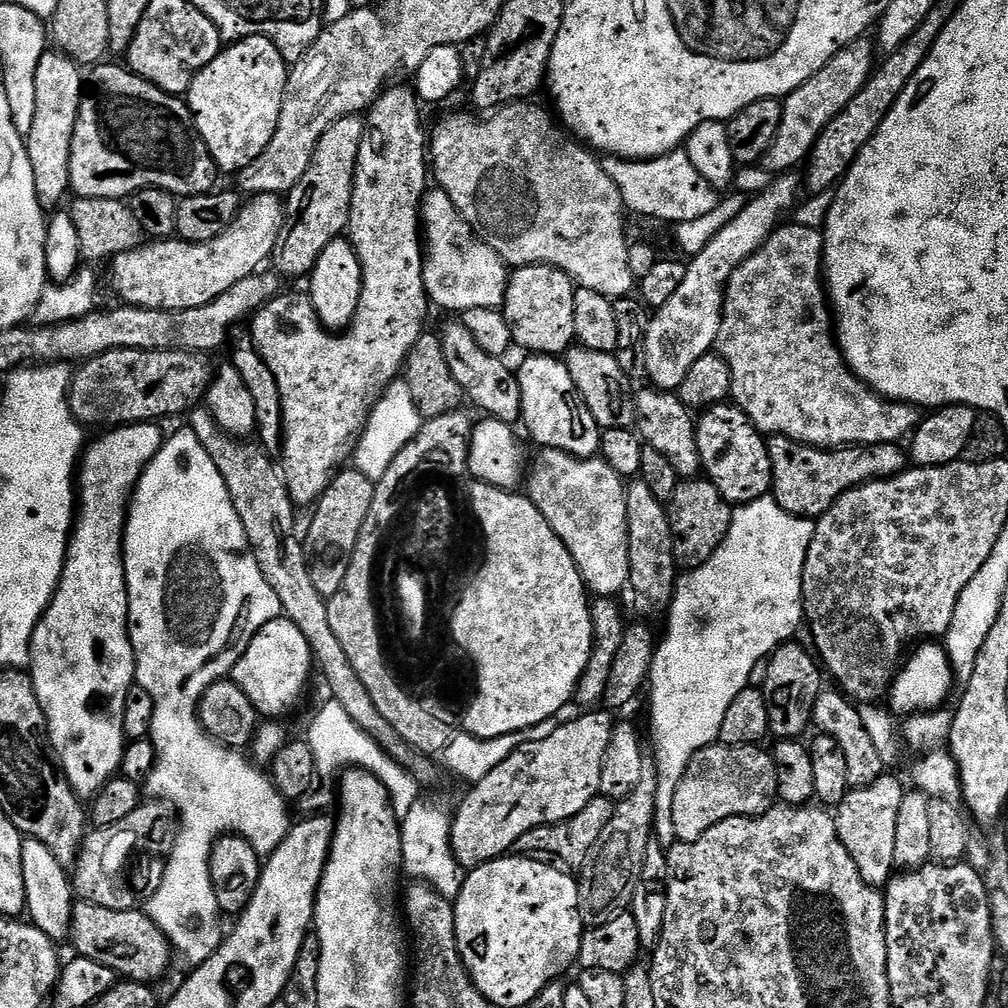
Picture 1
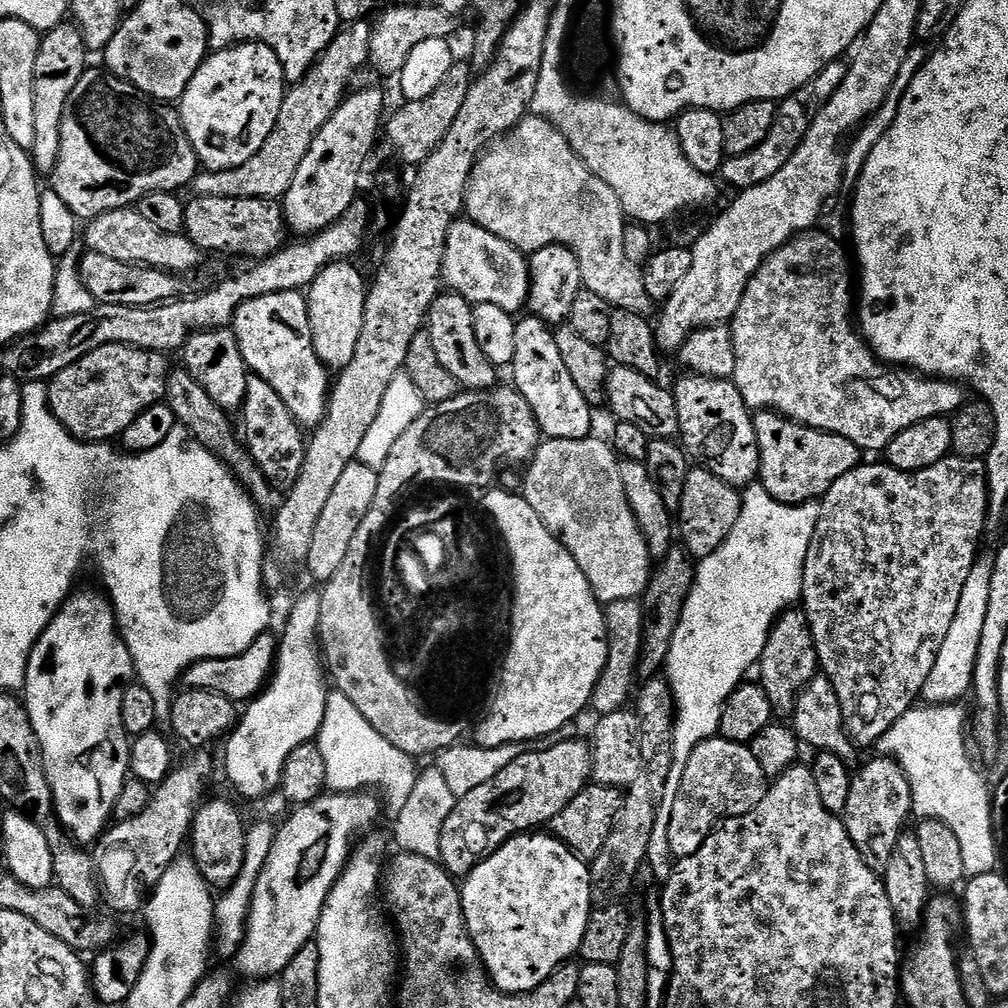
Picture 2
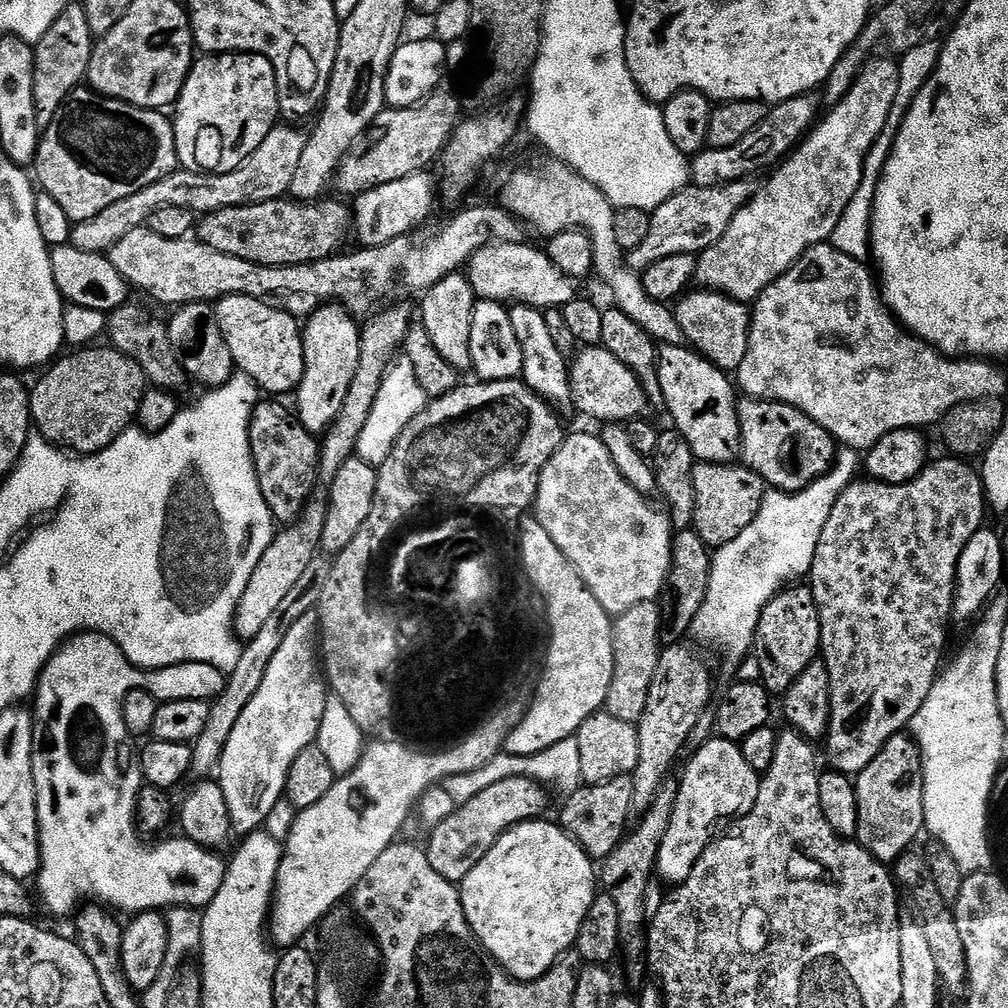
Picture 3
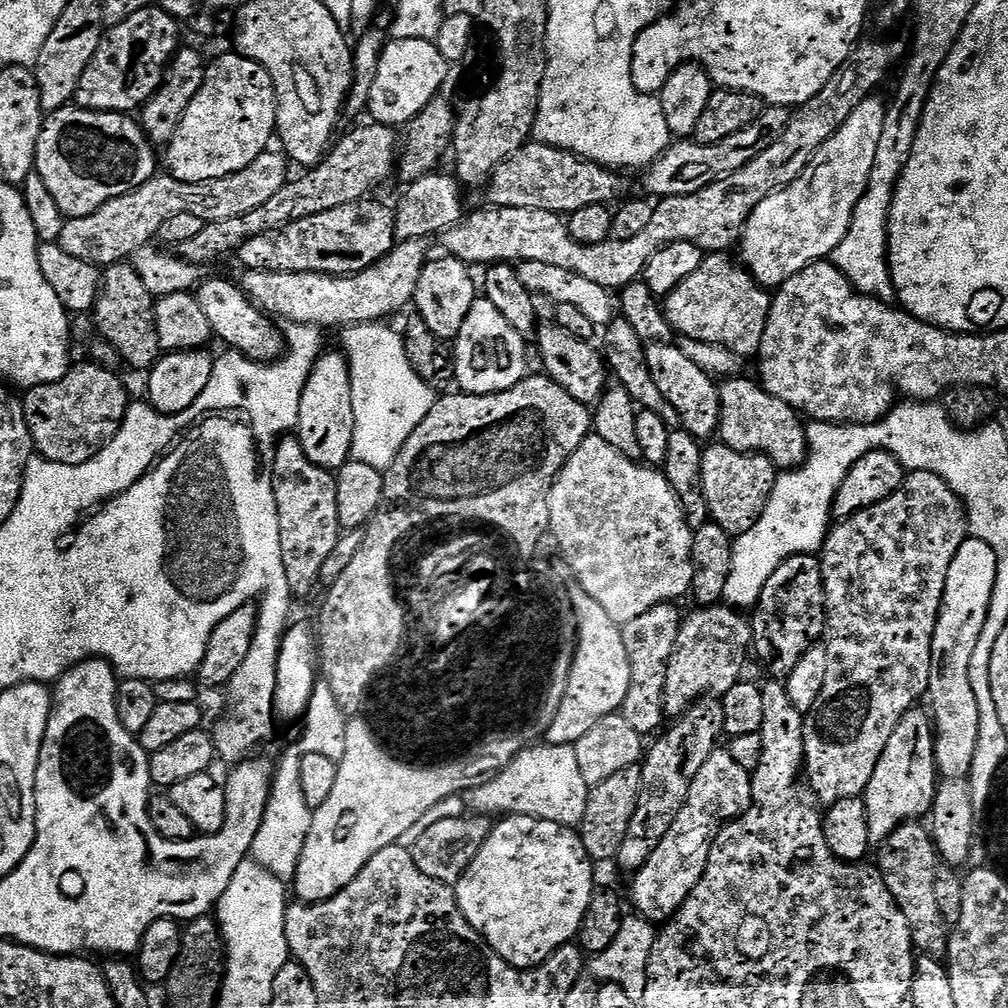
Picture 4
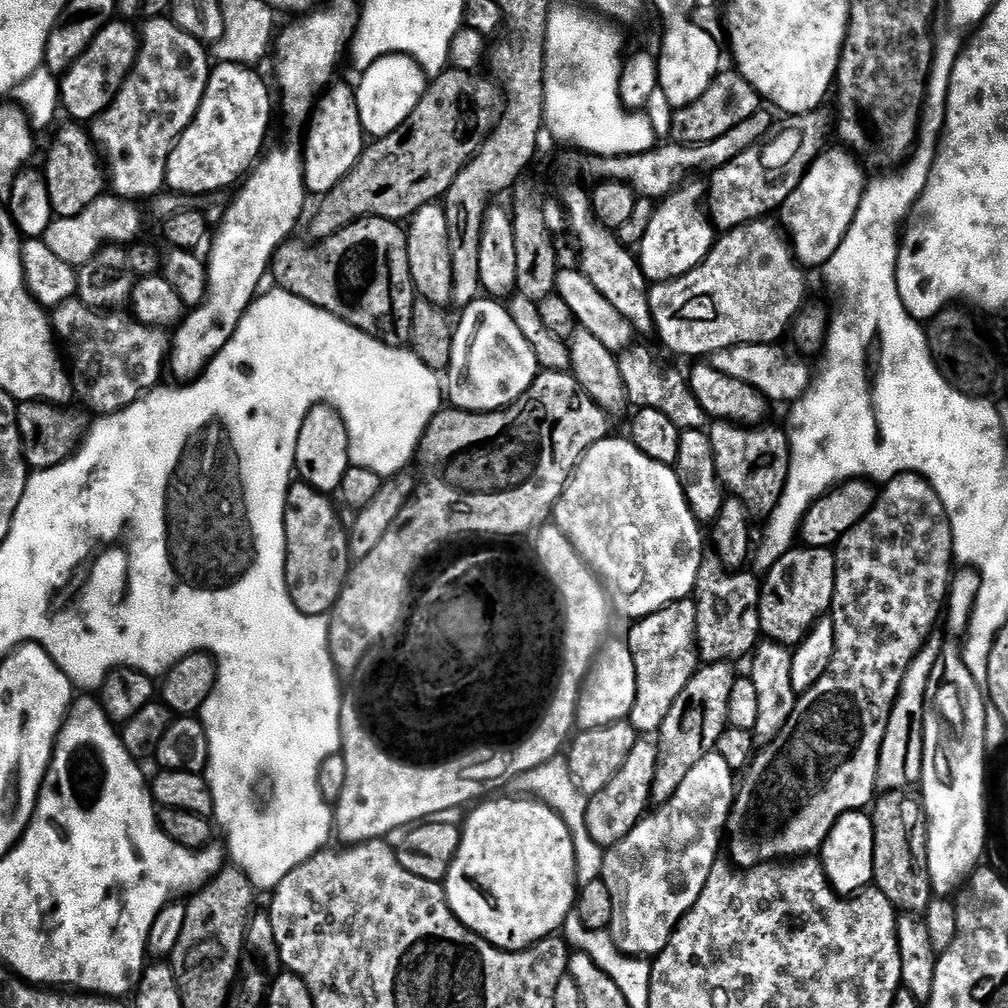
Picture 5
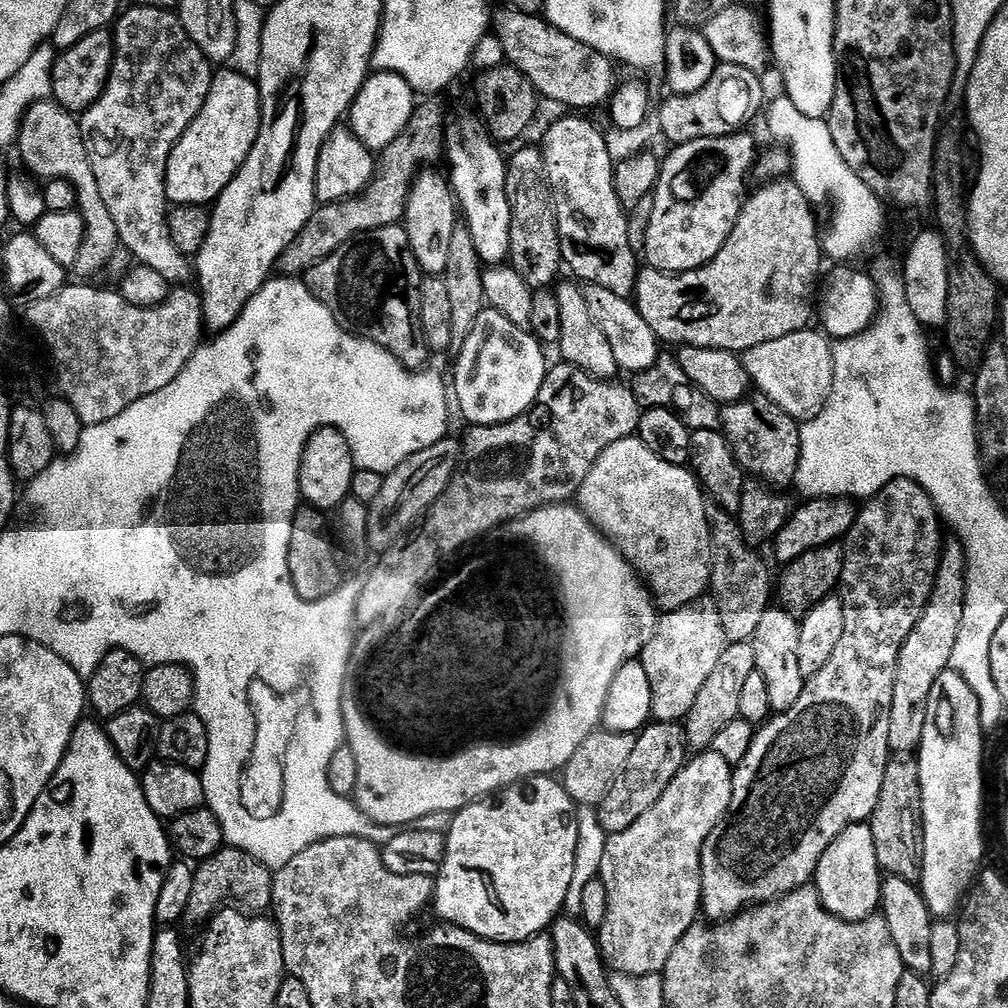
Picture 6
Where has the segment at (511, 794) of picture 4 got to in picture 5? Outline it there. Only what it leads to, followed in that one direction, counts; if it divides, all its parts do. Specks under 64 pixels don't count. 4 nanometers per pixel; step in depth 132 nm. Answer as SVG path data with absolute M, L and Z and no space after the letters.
M560 754L553 756L542 766L538 766L528 773L526 783L528 783L527 795L529 797L538 799L541 803L553 808L562 818L562 822L566 822L566 826L570 830L570 838L574 842L574 850L576 851L577 881L580 884L589 884L599 880L600 871L604 865L605 849L600 848L598 842L594 842L590 838L590 830L586 830L586 810L588 809L589 797L585 796L582 790L578 790L574 778L570 774L570 766L567 759Z

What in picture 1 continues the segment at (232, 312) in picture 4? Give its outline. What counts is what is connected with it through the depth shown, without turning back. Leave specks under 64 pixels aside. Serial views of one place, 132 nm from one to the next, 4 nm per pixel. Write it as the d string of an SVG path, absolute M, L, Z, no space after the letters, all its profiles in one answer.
M385 87L384 91L373 101L372 107L366 112L366 131L364 140L360 143L358 158L356 159L356 169L354 170L354 180L352 182L352 201L350 202L348 214L348 226L346 229L347 239L352 241L352 249L356 251L356 257L362 270L362 290L360 291L360 301L356 307L356 313L352 323L343 329L342 334L326 334L325 329L311 315L304 316L306 312L306 300L300 296L284 296L277 294L251 317L252 333L250 339L256 346L260 357L266 362L270 374L274 374L274 382L278 384L278 394L280 395L280 406L282 408L282 418L284 419L284 431L282 433L282 457L284 456L284 468L282 464L282 479L285 487L288 488L288 496L292 499L293 505L308 504L315 505L323 492L328 489L328 484L332 481L334 473L341 467L344 459L351 457L354 452L354 441L364 430L364 423L368 421L368 413L373 404L379 400L380 395L393 380L401 375L404 361L408 359L410 350L414 342L418 342L420 336L425 335L424 319L428 316L430 301L428 291L424 289L424 259L422 257L422 201L424 193L430 184L430 156L426 151L426 128L420 121L421 101L415 91L408 88Z

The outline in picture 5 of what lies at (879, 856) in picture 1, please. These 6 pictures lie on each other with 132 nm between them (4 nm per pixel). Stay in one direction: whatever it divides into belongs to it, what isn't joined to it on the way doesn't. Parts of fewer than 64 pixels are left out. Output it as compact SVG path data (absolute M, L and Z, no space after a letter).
M929 639L924 649L914 658L909 666L906 678L902 678L902 686L898 698L892 707L890 722L886 726L886 738L882 738L882 750L878 758L878 778L876 787L881 793L902 792L919 785L922 778L922 754L924 753L924 711L926 710L926 690L930 682L930 674L934 674L934 666L940 657L941 641Z

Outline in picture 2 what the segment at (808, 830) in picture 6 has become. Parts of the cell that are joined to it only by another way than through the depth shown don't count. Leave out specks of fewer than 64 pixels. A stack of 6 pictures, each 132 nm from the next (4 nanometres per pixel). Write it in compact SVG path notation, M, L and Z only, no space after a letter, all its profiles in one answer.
M949 454L942 462L934 462L934 466L917 472L903 472L891 468L886 462L861 463L860 467L850 470L850 474L838 478L838 482L834 482L834 486L830 486L830 490L822 498L818 526L814 530L814 538L810 542L810 550L804 563L802 610L808 615L808 625L812 628L819 667L833 684L834 694L838 694L844 728L852 737L853 744L875 745L921 699L924 683L930 678L930 670L934 670L938 650L950 630L950 622L954 622L954 614L958 611L962 586L966 586L966 578L970 578L970 570L978 563L981 555L980 539L988 528L989 483L990 472L983 459L971 460L965 456Z

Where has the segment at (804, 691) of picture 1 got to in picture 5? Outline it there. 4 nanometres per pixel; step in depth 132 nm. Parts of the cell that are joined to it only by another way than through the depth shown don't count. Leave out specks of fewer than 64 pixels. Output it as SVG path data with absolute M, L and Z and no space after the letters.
M793 546L785 556L778 558L774 567L767 569L760 586L760 630L775 644L796 646L808 635L819 620L825 619L836 593L836 554L830 548Z

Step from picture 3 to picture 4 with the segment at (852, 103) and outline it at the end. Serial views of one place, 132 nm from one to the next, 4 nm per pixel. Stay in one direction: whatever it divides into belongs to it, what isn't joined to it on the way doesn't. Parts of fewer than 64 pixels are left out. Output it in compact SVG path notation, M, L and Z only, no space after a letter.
M876 94L870 95L866 97L858 107L856 107L854 114L850 114L850 118L846 118L846 122L842 122L840 129L835 132L829 140L822 142L822 146L810 158L806 170L802 170L802 174L798 178L794 178L794 182L790 182L790 186L786 186L782 190L770 194L770 198L762 198L762 202L758 202L758 206L754 206L754 214L750 214L750 218L744 223L744 230L740 234L740 239L738 241L740 257L738 256L738 260L747 272L759 282L761 288L769 290L779 288L781 284L784 284L794 274L798 274L798 270L810 266L816 260L823 260L831 257L832 252L838 246L838 242L842 242L842 238L846 238L846 230L850 226L854 210L858 206L862 194L868 189L870 170L874 170L874 154L878 154L878 141L882 138L882 126L886 122L886 114L888 113L888 110L885 101L880 101L878 97L879 95Z

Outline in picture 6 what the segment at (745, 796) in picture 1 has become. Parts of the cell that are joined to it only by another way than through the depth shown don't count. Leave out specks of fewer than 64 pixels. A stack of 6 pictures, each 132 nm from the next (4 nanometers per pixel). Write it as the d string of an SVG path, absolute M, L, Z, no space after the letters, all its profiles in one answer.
M711 750L701 751L693 756L696 757L693 760L691 757L681 768L680 773L670 782L670 786L666 786L662 798L658 798L658 802L654 802L654 806L650 806L650 810L646 810L646 814L642 814L642 818L638 818L638 822L634 822L634 826L630 826L630 830L613 832L607 837L608 841L604 844L604 853L600 856L598 878L606 886L606 922L598 929L600 955L604 957L605 965L613 973L621 976L654 976L663 973L670 954L674 954L674 946L678 946L680 939L697 923L696 915L700 912L700 895L704 892L704 880L706 880L706 874L702 870L702 848L706 838L710 838L714 826L718 826L718 822L722 822L722 818L730 806L734 768L733 765L727 764L720 755L714 754Z

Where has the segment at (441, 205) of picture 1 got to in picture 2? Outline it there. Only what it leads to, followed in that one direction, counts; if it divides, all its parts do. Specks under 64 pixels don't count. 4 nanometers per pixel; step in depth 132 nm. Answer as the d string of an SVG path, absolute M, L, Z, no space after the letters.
M467 218L456 220L450 226L444 251L443 283L453 292L459 292L469 304L502 306L502 310L516 314L528 302L530 287L530 260L510 242L490 234Z

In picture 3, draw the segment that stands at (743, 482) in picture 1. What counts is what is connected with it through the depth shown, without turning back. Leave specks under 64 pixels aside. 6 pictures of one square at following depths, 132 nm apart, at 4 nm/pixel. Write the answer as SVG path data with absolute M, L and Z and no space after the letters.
M678 344L663 345L663 347L661 347L659 349L658 359L657 359L656 365L658 366L658 382L662 386L662 394L666 398L666 412L667 412L667 415L668 414L672 415L672 420L673 420L674 423L676 423L676 424L673 424L674 428L675 428L675 431L680 432L682 434L682 438L686 438L686 442L690 442L690 450L692 451L692 453L695 454L695 456L697 458L697 461L703 462L705 464L731 464L731 463L733 463L733 461L735 461L737 459L737 457L740 456L740 423L738 422L738 414L736 413L736 410L737 410L737 407L738 407L738 395L736 396L737 389L734 387L734 384L733 384L734 389L732 389L732 384L731 384L730 381L728 381L728 380L731 380L730 376L729 376L729 373L725 372L724 369L720 368L718 365L711 364L711 362L708 361L708 359L706 359L705 356L700 355L699 352L693 350L691 347L681 346L681 345L678 345Z

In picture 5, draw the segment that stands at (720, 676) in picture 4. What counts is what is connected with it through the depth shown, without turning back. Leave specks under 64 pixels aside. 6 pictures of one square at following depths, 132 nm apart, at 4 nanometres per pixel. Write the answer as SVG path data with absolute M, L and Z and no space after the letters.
M714 554L705 555L702 566L698 570L698 582L694 599L698 610L698 626L696 627L696 646L698 656L704 664L723 664L736 662L739 656L747 657L761 643L760 630L760 586L761 581L755 580L748 570L729 570L724 567Z

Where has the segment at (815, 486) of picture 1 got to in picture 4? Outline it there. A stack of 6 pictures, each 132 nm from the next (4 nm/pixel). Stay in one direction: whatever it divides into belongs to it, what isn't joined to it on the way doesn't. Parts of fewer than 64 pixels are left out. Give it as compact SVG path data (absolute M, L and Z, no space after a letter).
M728 378L719 385L719 439L726 446L730 446L730 450L770 458L770 462L777 469L791 470L800 467L809 457L808 430L801 413L782 402L782 398L774 398L755 379L740 379Z

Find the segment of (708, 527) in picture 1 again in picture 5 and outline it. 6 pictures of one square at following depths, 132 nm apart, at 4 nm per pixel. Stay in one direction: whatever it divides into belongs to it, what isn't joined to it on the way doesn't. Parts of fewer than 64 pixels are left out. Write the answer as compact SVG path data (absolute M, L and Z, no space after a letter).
M716 422L707 429L714 446L714 462L718 466L720 481L735 499L748 508L749 513L771 514L782 498L786 478L790 470L790 446L788 433L783 427L739 426Z

